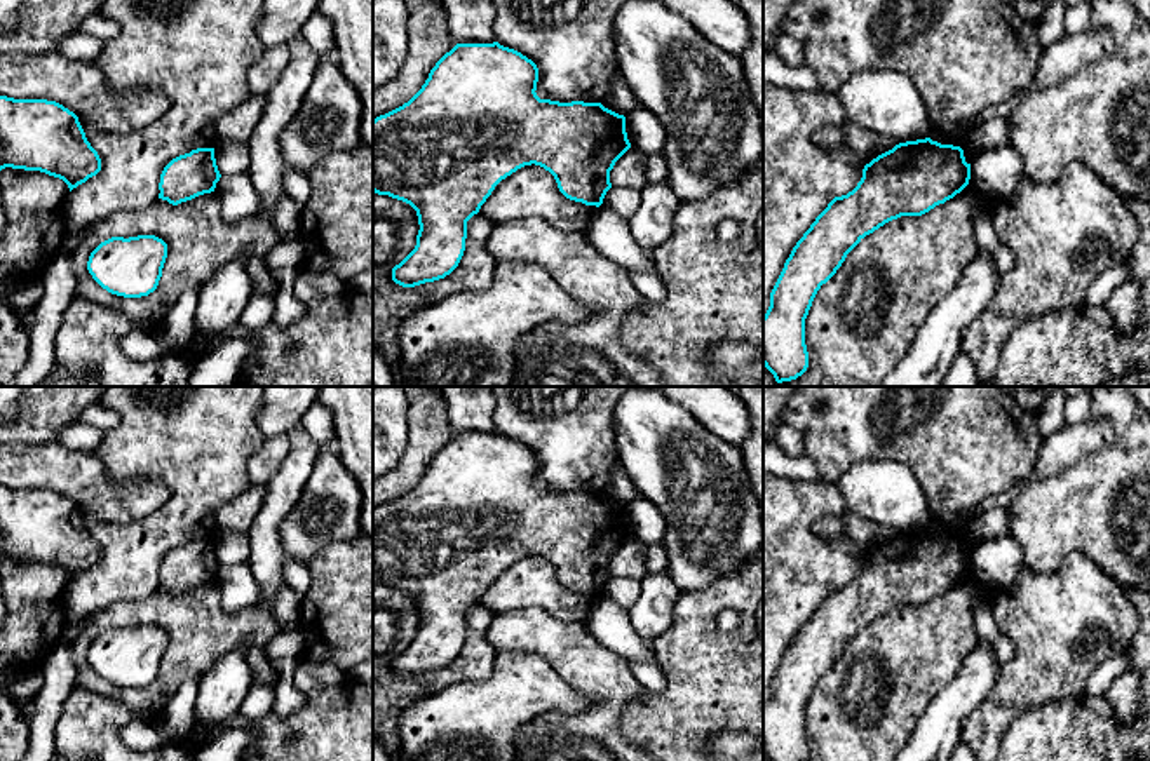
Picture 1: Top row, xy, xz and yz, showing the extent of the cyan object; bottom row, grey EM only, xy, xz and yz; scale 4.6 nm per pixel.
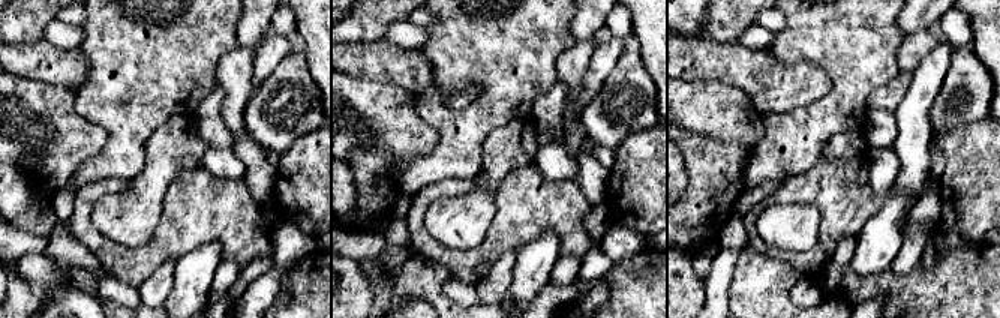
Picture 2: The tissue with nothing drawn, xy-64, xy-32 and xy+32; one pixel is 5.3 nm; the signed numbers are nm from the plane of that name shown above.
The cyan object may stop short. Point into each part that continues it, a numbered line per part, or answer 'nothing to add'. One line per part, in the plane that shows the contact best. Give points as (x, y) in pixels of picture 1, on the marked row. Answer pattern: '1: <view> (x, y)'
nothing to add

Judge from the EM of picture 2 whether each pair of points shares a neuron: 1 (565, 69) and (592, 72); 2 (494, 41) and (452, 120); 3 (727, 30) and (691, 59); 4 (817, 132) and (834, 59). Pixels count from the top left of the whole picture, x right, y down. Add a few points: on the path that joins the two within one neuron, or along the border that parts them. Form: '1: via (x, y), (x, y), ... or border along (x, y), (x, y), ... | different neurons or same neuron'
1: border along (595, 44), (579, 93), (571, 104) | different neurons
2: via (494, 63), (494, 92), (474, 111) | same neuron
3: border along (700, 38), (736, 42) | different neurons
4: via (829, 114), (840, 104), (840, 77) | same neuron

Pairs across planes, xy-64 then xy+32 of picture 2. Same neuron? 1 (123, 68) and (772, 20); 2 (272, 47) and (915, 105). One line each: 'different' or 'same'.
1: different
2: same

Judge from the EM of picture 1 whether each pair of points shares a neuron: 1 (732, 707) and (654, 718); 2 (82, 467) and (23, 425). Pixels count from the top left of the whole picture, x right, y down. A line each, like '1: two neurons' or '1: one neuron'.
1: one neuron
2: two neurons

